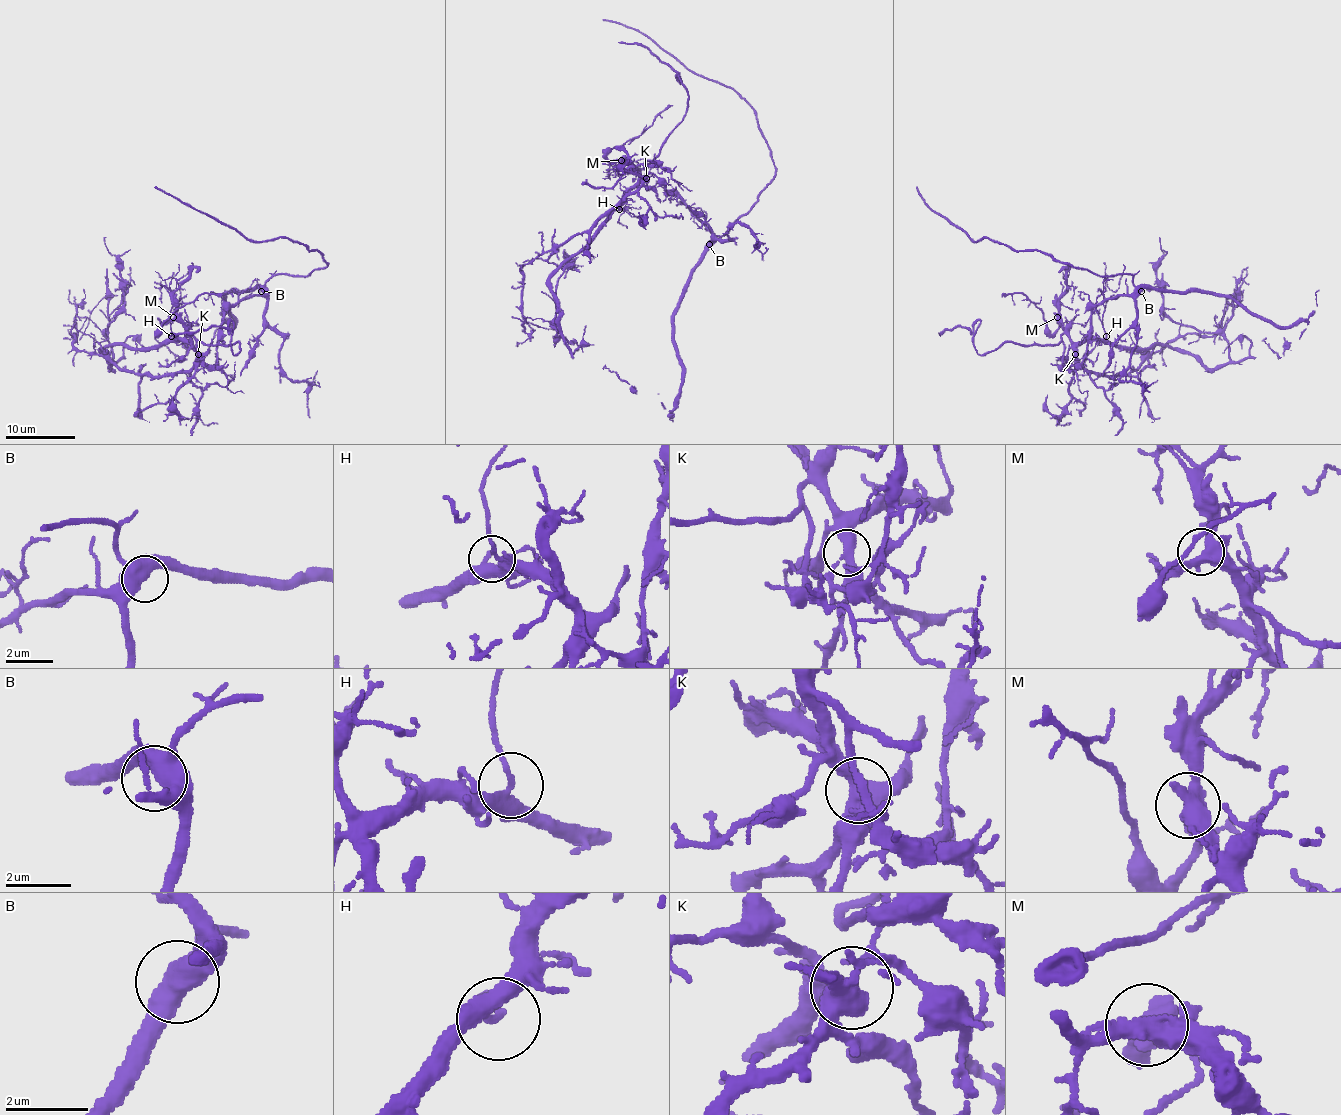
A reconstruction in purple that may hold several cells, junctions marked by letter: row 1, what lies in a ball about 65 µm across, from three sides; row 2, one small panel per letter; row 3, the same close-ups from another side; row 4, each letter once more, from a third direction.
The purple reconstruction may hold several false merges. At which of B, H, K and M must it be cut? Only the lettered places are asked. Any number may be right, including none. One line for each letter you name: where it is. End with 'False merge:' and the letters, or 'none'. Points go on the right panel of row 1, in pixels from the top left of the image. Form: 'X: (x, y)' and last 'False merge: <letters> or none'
K: (1075, 354)
False merge: K

